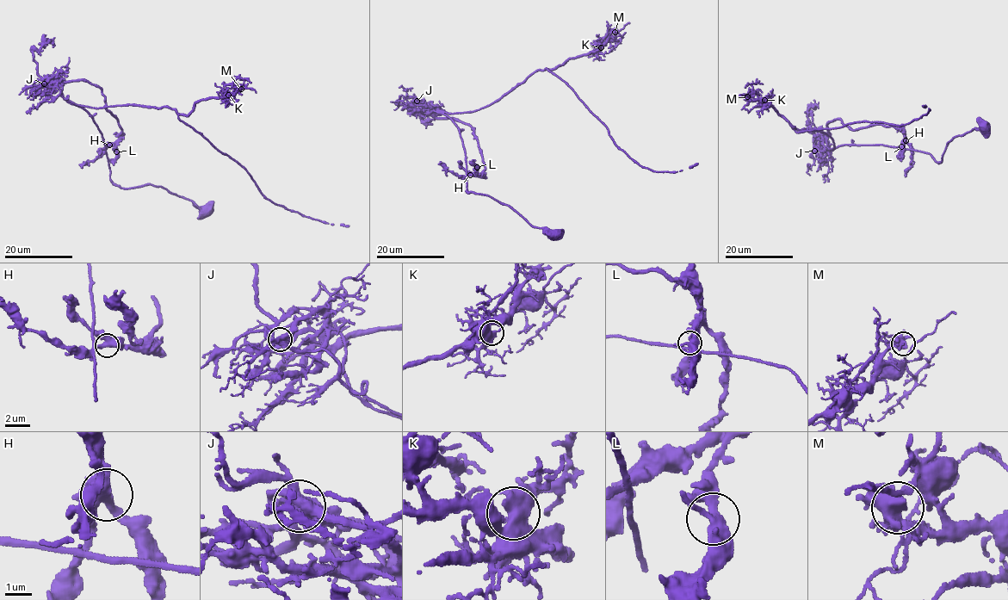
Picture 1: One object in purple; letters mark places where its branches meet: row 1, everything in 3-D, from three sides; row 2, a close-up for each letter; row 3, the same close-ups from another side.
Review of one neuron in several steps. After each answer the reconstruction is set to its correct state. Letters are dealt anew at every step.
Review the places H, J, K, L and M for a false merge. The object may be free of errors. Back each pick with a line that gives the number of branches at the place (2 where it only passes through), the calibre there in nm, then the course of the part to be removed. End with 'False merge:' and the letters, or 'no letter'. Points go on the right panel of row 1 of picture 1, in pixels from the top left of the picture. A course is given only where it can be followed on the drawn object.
J: 4 branches meet; 440 nm thick; foreign part runs (814, 151), (832, 148), (832, 139), (794, 126), (905, 125), (927, 114), (922, 105)
False merge: J

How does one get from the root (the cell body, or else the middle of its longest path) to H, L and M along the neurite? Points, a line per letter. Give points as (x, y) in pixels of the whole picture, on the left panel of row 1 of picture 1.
H: (205, 210), (160, 187), (147, 184), (127, 188), (114, 184), (104, 148), (109, 145)
L: (205, 210), (200, 210), (190, 200), (151, 184), (120, 188), (110, 179), (104, 148), (114, 145), (116, 151)
M: (205, 210), (160, 187), (114, 184), (100, 130), (77, 105), (170, 107), (188, 114), (200, 101), (241, 89)

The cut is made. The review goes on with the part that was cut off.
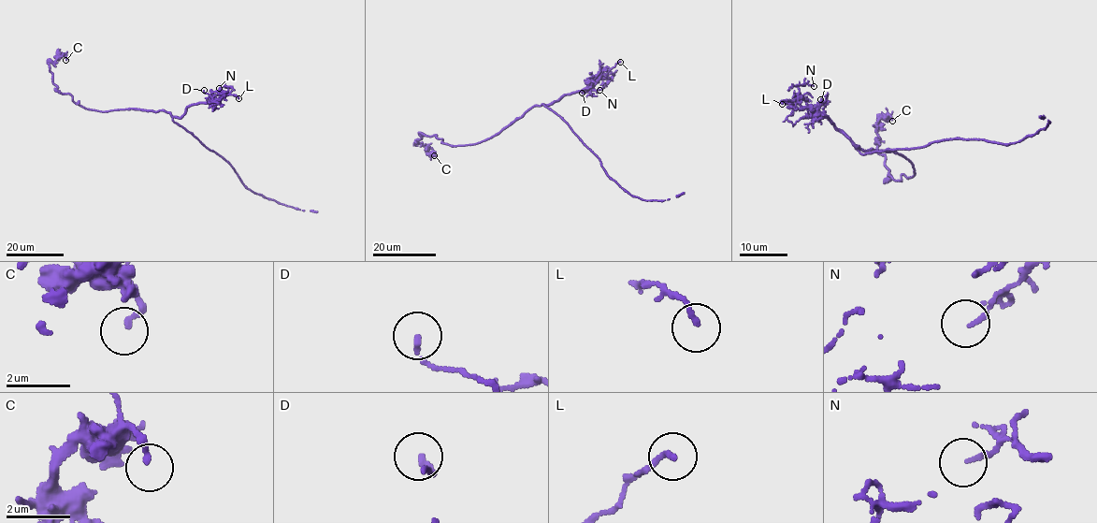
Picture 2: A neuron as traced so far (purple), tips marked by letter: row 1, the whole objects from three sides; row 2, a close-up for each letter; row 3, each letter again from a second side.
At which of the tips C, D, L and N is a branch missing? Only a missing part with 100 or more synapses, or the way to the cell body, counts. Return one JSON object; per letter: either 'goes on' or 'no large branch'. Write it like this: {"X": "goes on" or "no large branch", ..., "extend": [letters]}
{"C": "no large branch", "D": "no large branch", "L": "no large branch", "N": "no large branch", "extend": []}

